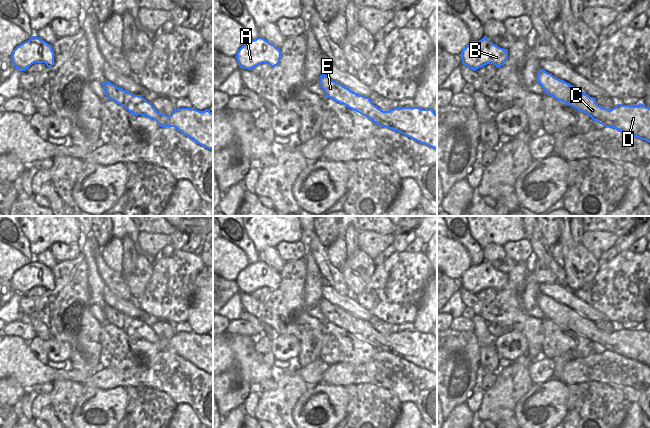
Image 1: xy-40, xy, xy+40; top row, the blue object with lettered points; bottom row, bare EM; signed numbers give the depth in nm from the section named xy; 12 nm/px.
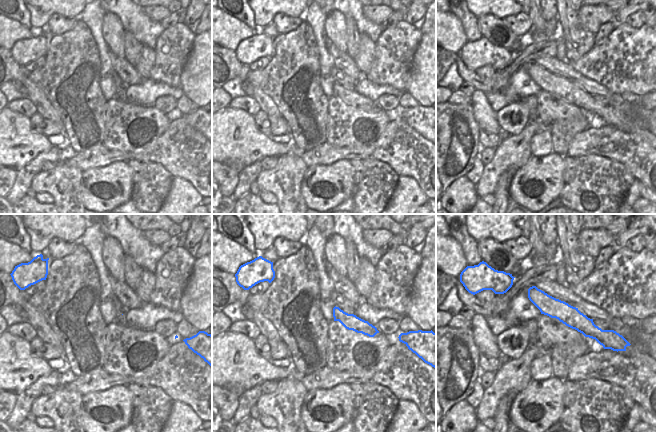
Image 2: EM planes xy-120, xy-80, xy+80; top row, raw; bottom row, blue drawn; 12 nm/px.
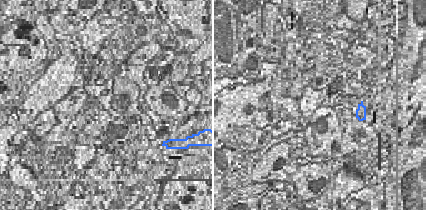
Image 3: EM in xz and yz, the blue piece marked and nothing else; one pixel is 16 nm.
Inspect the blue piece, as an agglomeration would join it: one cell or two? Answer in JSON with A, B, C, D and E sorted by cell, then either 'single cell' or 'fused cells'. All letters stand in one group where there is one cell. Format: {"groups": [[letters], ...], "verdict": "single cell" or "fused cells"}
{"groups": [["A", "B", "C", "D", "E"]], "verdict": "single cell"}

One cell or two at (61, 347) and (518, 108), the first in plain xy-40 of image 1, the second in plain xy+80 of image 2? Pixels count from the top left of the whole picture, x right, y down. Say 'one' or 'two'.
one

